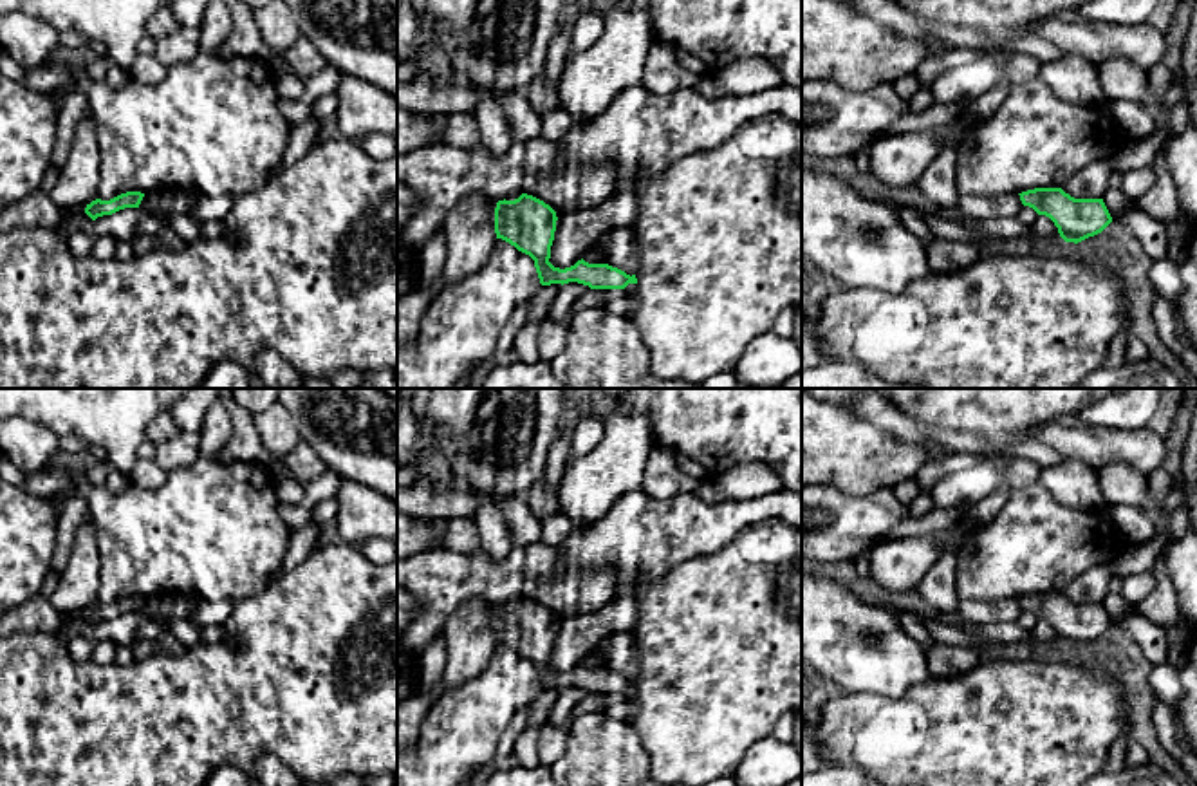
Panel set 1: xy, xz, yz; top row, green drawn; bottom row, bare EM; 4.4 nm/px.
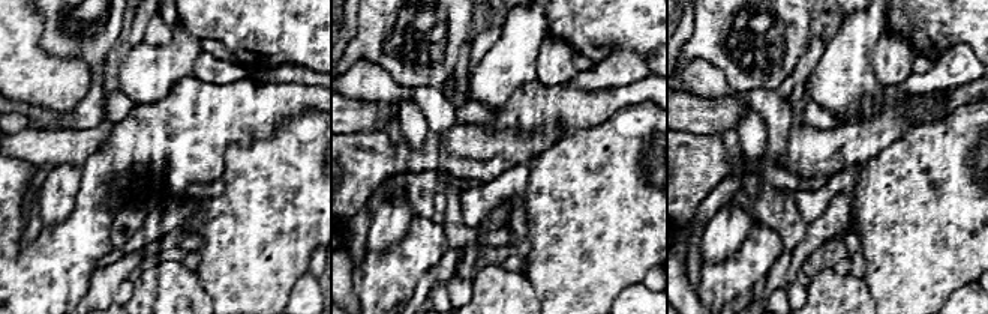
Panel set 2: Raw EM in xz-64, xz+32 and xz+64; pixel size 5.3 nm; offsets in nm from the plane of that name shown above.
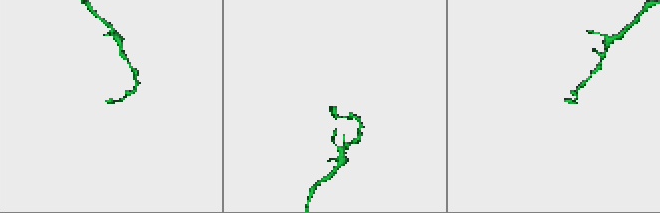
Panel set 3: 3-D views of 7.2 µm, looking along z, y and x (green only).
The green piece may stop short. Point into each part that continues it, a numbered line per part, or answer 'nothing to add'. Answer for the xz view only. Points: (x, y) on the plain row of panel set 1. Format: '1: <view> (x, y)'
nothing to add

